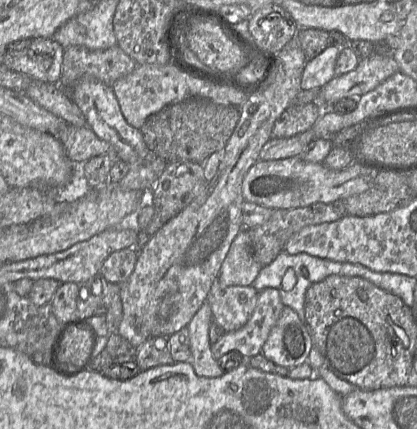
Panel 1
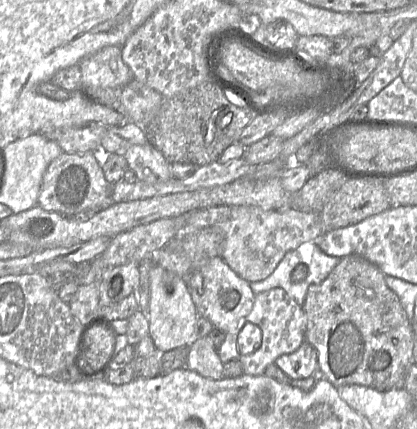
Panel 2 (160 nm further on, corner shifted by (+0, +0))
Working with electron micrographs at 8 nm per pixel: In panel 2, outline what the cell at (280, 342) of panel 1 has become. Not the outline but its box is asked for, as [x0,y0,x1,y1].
[275,341,318,379]

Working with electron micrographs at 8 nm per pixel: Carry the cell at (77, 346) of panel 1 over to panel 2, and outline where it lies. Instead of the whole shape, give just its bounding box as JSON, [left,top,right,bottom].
[76,319,117,376]

